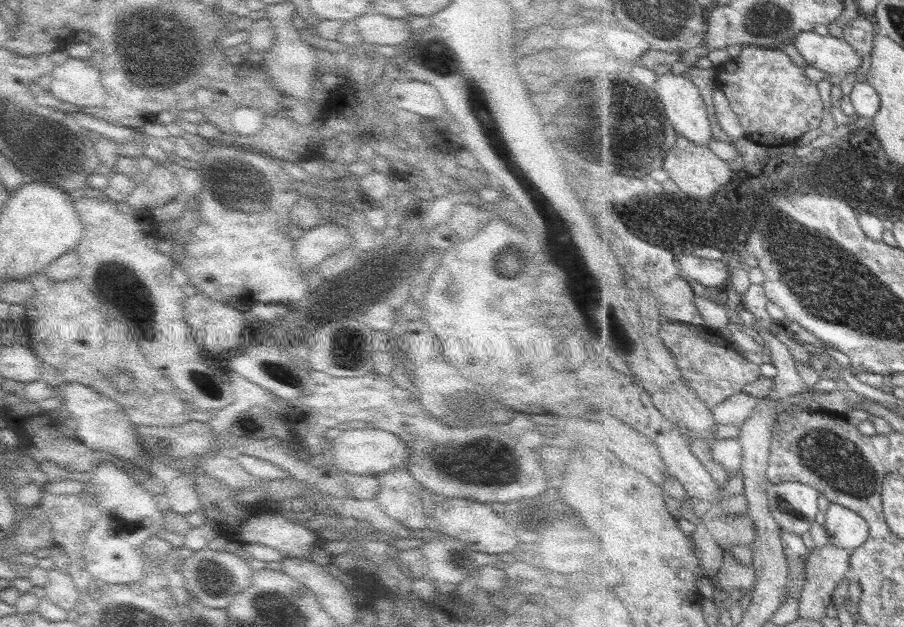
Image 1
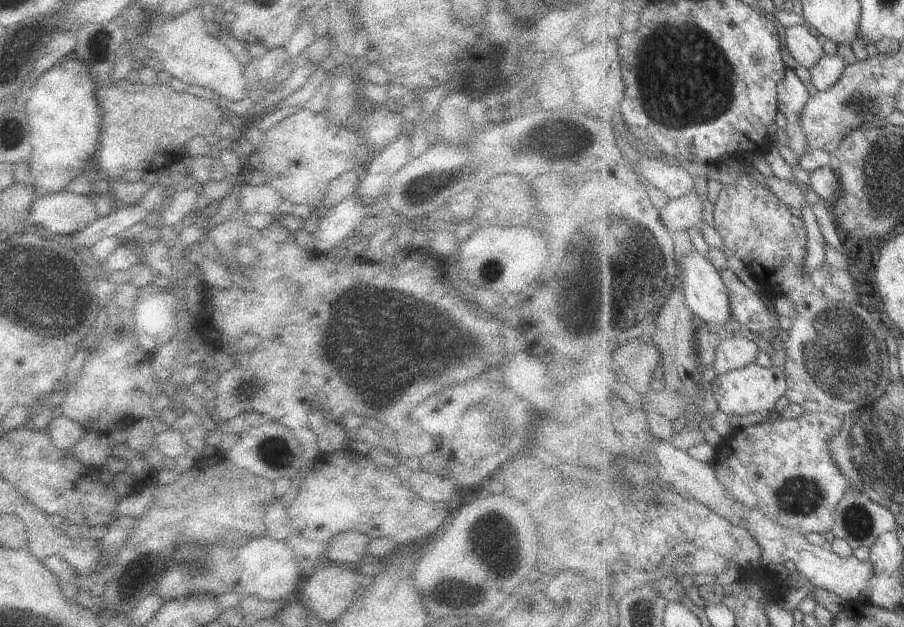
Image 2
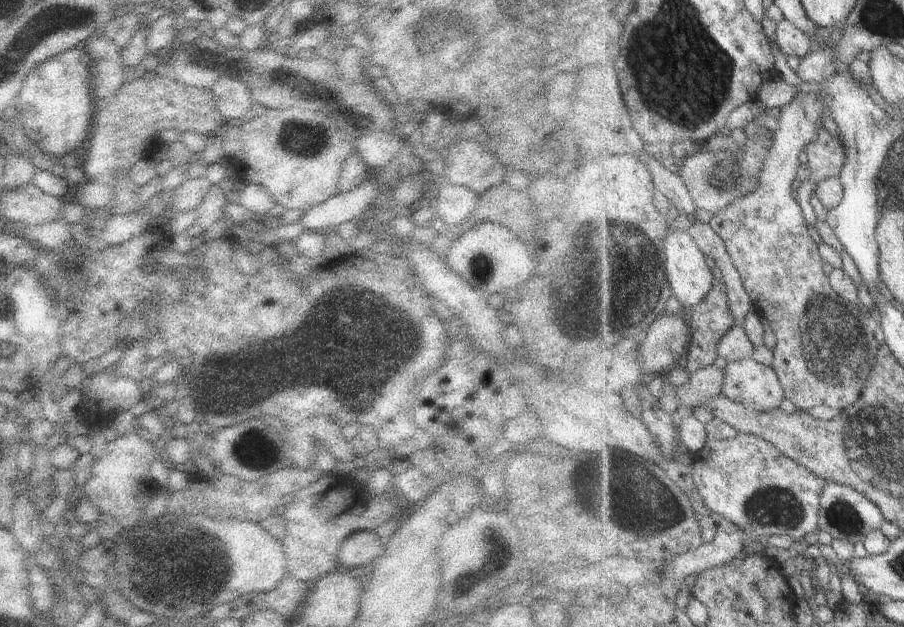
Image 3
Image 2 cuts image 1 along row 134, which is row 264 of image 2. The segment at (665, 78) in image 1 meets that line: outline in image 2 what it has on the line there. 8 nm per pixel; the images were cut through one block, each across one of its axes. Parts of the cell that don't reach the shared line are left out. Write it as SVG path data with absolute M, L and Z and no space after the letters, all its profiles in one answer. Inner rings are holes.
M689 250L683 253L681 262L677 262L677 270L681 270L681 286L685 294L685 304L689 310L695 314L697 320L704 322L717 322L717 324L727 324L731 322L731 306L729 306L729 292L725 286L725 280L721 277L720 271L696 250Z

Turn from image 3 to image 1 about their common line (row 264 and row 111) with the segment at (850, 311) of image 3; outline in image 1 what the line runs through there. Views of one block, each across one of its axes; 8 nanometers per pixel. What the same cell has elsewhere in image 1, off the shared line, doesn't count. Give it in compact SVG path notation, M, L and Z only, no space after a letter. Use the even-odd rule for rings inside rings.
M742 46L741 54L735 60L730 60L726 64L721 64L715 68L720 90L727 96L733 112L740 118L745 139L757 142L761 146L773 147L780 144L799 141L810 131L819 129L819 124L823 120L825 108L821 100L821 87L811 82L805 76L805 70L799 68L785 52L780 49L769 49L755 46Z

